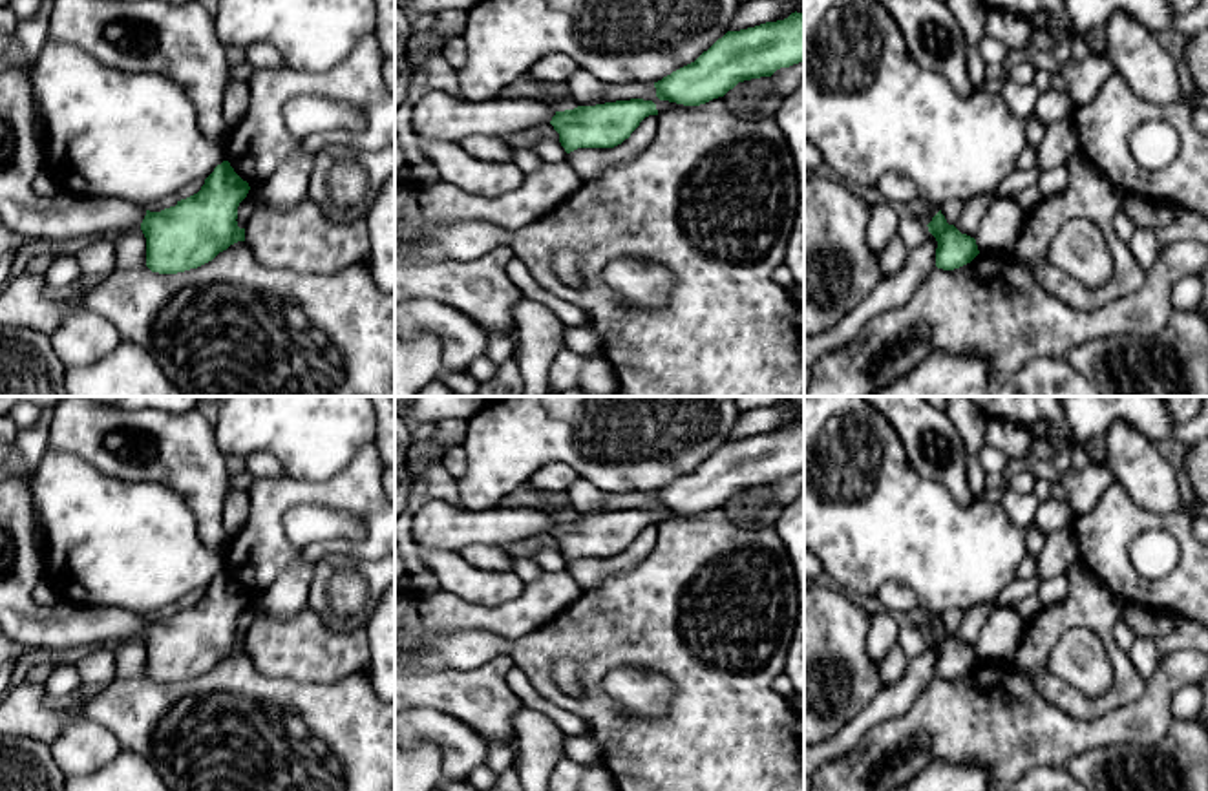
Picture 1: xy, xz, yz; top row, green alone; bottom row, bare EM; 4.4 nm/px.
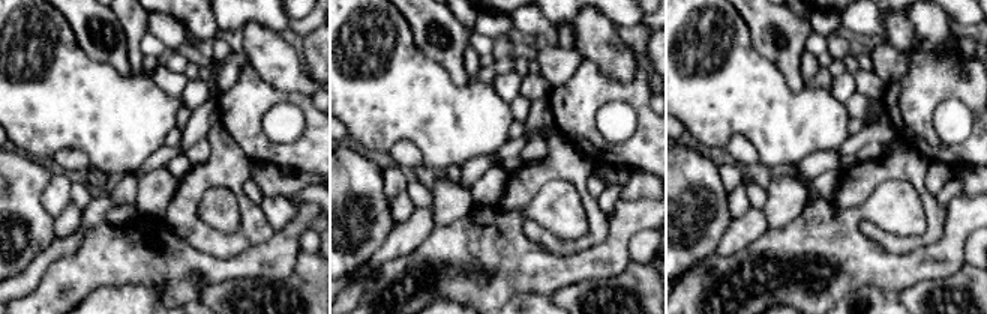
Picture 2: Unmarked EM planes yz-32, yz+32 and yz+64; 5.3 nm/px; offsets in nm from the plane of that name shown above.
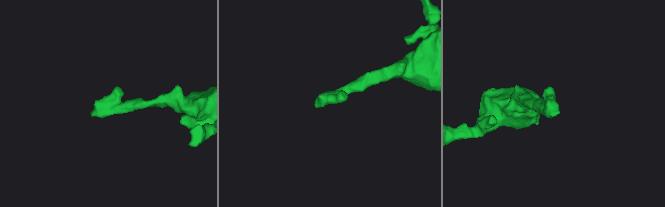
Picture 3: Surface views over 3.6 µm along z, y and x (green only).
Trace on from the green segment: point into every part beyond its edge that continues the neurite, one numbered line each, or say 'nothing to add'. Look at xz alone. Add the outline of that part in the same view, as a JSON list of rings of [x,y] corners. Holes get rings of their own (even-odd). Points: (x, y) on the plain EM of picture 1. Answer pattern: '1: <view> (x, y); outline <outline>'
1: xz (437, 525); outline [[[439,499],[413,515],[411,537],[419,546],[459,552],[470,544],[521,548],[541,533],[550,533],[556,515],[532,506],[468,510]]]

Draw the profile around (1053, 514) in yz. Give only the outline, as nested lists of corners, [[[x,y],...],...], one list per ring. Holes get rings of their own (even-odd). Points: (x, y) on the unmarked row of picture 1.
[[[1049,497],[1040,501],[1034,524],[1047,535],[1054,530],[1071,526],[1073,517],[1075,513],[1067,501]]]

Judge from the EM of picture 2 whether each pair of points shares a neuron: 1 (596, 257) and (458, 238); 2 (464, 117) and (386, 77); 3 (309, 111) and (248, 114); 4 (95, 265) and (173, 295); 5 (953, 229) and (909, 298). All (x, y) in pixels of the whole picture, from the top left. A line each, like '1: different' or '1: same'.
1: same
2: same
3: same
4: same
5: different

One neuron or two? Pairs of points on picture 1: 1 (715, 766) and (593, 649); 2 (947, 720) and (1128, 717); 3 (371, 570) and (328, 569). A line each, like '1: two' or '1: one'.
1: one
2: one
3: one

